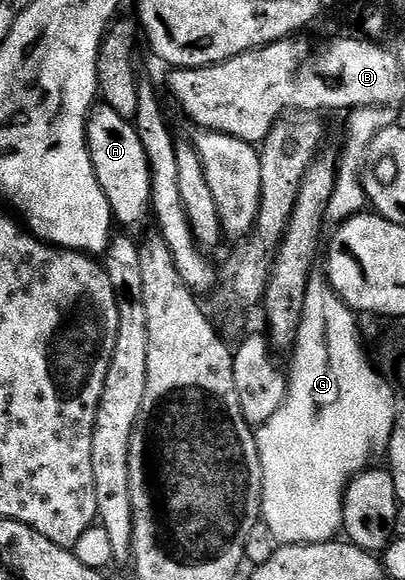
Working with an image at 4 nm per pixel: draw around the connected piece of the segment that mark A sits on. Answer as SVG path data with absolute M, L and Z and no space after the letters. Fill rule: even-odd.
M102 102L96 103L91 109L91 117L87 119L87 148L91 151L93 170L99 179L101 190L111 204L111 210L116 221L124 224L124 229L135 230L138 224L143 224L152 215L151 204L151 167L149 158L145 156L145 146L141 146L141 138L137 138L137 130L132 121L121 118L113 106Z

